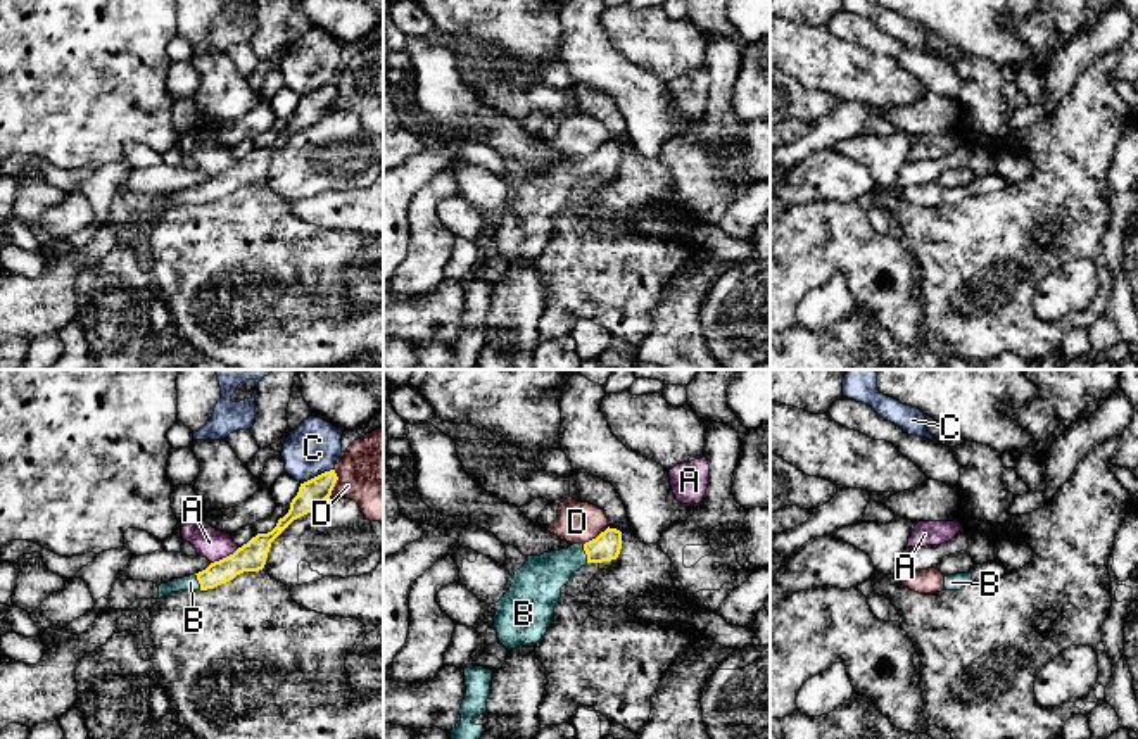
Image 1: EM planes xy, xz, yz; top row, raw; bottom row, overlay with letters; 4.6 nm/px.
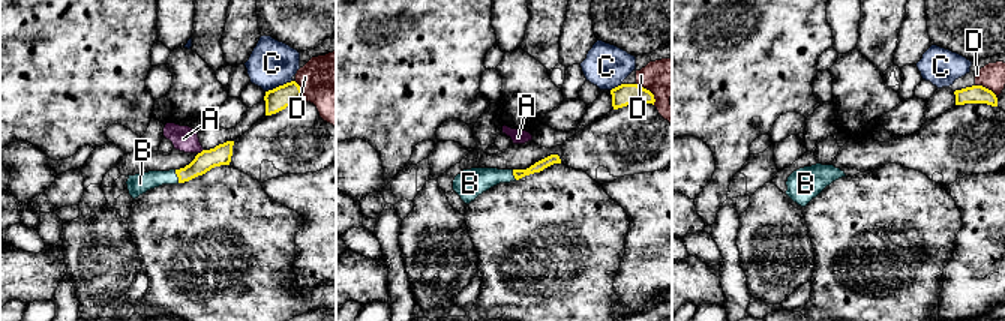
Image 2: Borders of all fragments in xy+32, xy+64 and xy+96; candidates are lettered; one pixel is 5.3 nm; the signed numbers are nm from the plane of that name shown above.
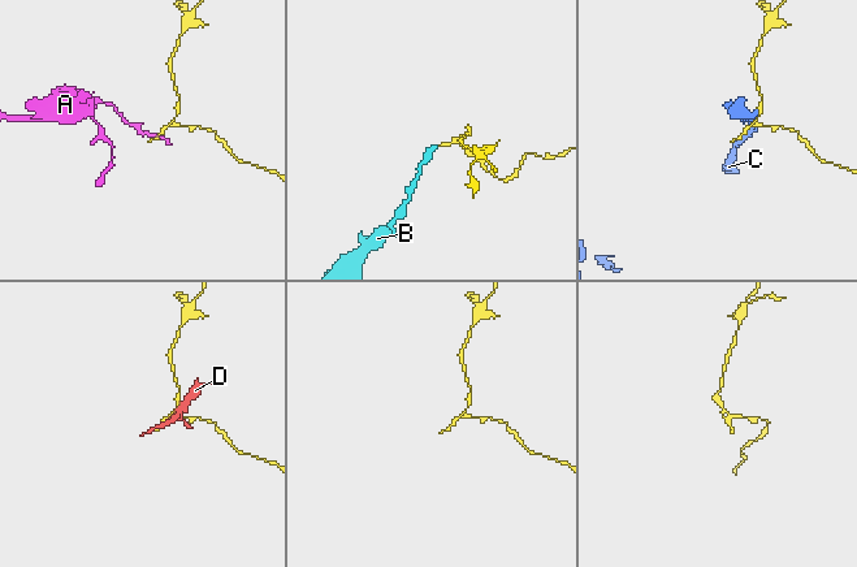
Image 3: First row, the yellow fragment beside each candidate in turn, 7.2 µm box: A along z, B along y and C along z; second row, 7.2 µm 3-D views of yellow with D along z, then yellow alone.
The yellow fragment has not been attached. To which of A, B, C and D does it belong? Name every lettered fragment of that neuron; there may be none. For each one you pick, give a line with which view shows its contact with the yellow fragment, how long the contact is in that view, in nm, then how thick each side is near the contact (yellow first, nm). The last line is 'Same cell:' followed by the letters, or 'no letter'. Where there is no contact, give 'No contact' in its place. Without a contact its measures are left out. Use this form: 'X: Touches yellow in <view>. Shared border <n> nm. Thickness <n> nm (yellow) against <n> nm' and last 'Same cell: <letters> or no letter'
B: Touches yellow in xz. Shared border 90 nm. Thickness 130 nm (yellow) against 200 nm
Same cell: B

